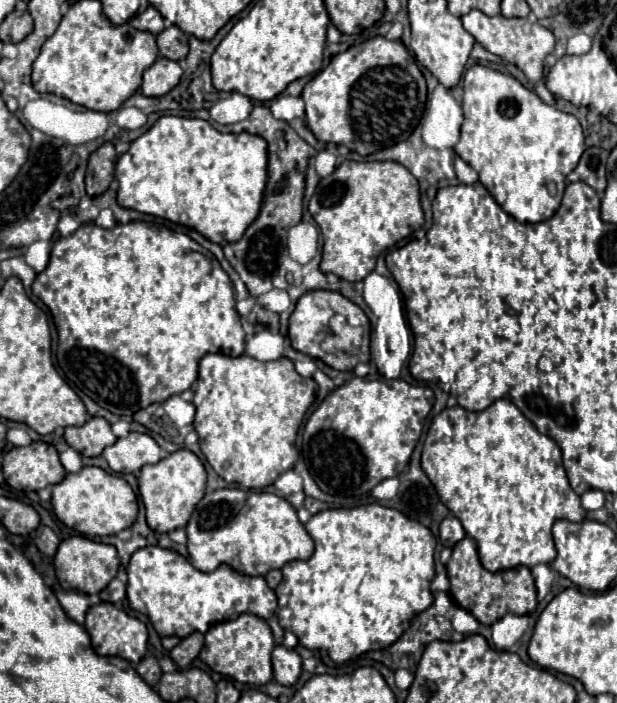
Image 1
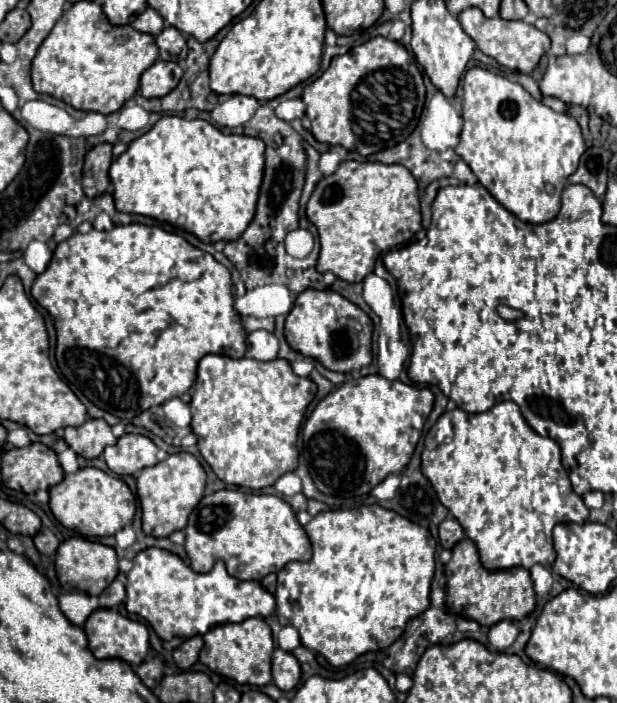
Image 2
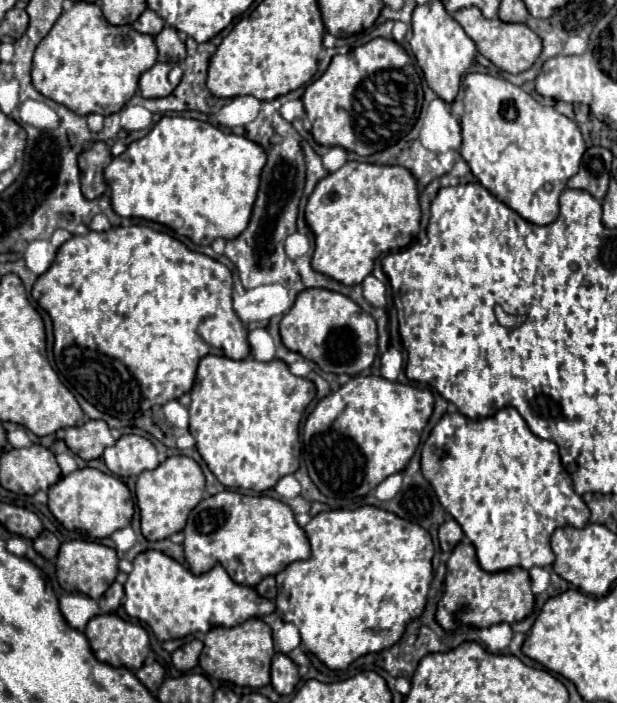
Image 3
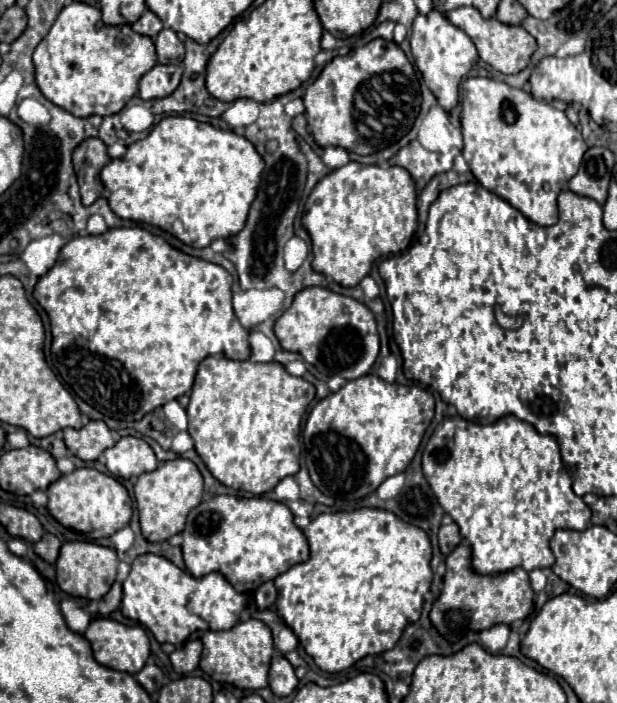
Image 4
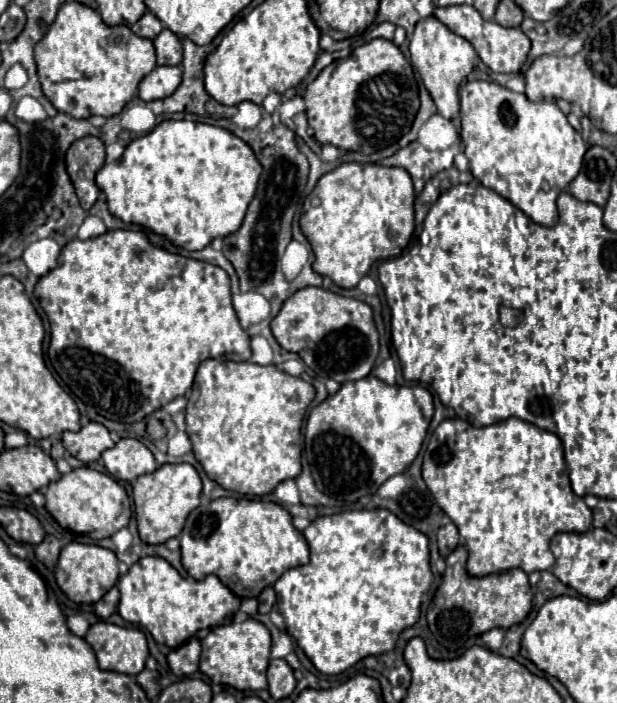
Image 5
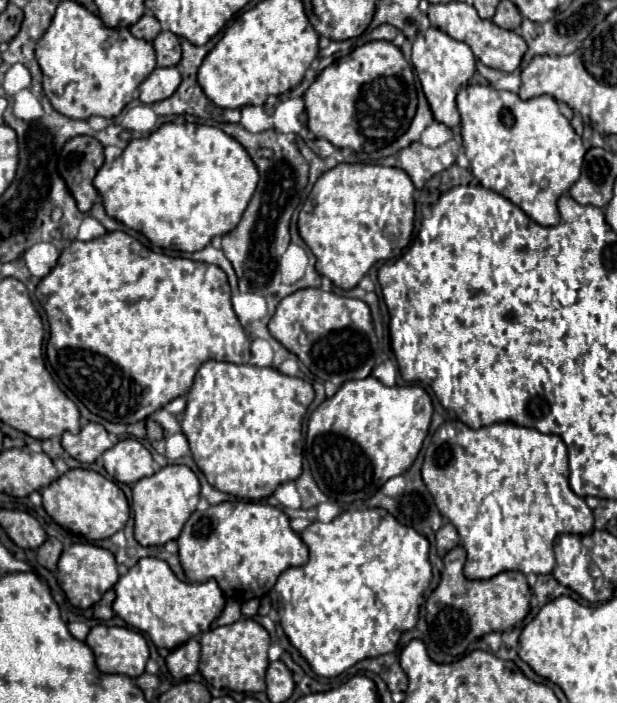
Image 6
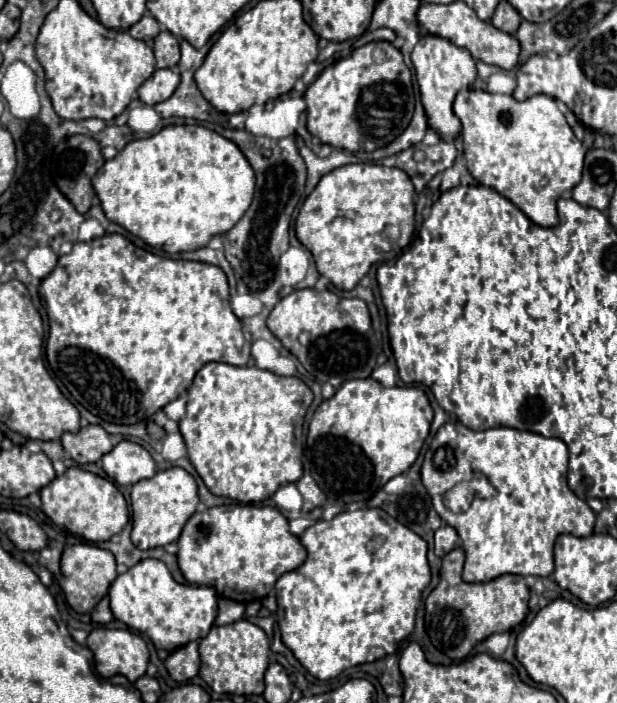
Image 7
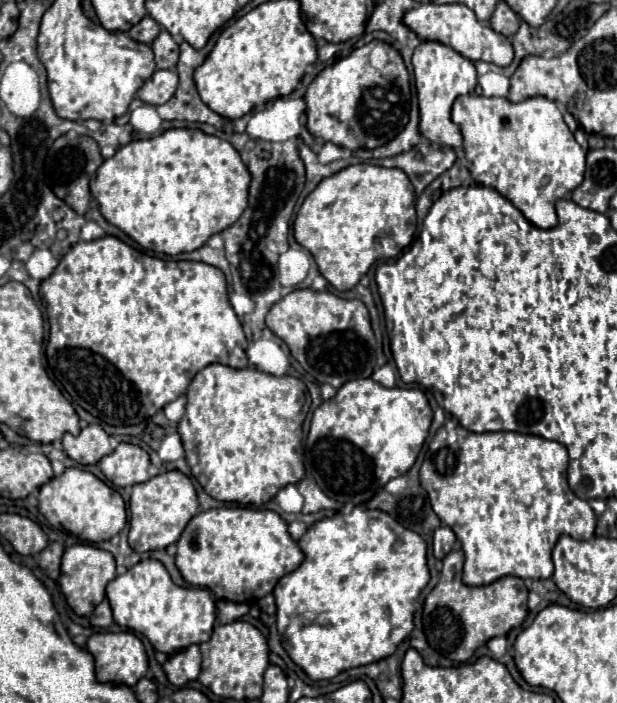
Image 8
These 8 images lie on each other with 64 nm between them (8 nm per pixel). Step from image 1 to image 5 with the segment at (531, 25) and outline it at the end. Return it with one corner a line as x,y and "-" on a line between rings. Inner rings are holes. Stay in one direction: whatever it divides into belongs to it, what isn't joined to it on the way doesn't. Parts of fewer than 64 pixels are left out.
448,6
448,8
436,8
434,16
444,22
452,32
464,36
472,42
474,50
478,52
480,60
494,72
506,72
506,74
518,74
522,64
528,58
530,52
530,38
520,28
506,28
496,24
494,20
484,20
480,12
474,6

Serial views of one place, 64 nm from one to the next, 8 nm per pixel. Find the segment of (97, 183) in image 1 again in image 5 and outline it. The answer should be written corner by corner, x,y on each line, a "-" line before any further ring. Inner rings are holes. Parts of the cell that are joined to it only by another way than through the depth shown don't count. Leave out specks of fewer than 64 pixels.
96,136
76,140
66,152
68,174
72,178
72,184
84,210
90,210
90,206
100,196
100,188
96,186
94,176
104,166
104,158
104,142

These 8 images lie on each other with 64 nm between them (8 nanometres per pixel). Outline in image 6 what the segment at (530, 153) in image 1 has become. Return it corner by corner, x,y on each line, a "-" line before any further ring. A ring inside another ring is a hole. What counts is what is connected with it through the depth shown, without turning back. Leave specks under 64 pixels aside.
490,84
464,86
456,102
464,150
478,182
508,198
540,226
556,226
560,222
556,202
578,180
586,154
580,136
558,110
558,102
550,96
522,100

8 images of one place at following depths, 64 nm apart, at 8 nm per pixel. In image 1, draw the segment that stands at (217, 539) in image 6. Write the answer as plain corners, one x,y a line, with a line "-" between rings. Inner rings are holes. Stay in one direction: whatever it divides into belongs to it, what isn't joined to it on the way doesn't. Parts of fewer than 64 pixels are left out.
222,488
206,494
194,508
192,518
186,524
188,554
192,564
200,572
214,572
220,564
226,564
238,572
250,576
266,576
274,568
282,568
290,560
308,560
314,552
314,542
308,536
304,524
298,520
292,504
270,492
252,492
242,488

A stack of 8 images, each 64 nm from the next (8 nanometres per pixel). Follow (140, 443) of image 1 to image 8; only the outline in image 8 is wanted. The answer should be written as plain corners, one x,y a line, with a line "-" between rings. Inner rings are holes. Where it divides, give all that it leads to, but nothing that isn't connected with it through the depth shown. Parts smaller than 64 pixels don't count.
122,442
118,448
100,460
102,474
118,488
134,486
150,478
150,456
136,444

